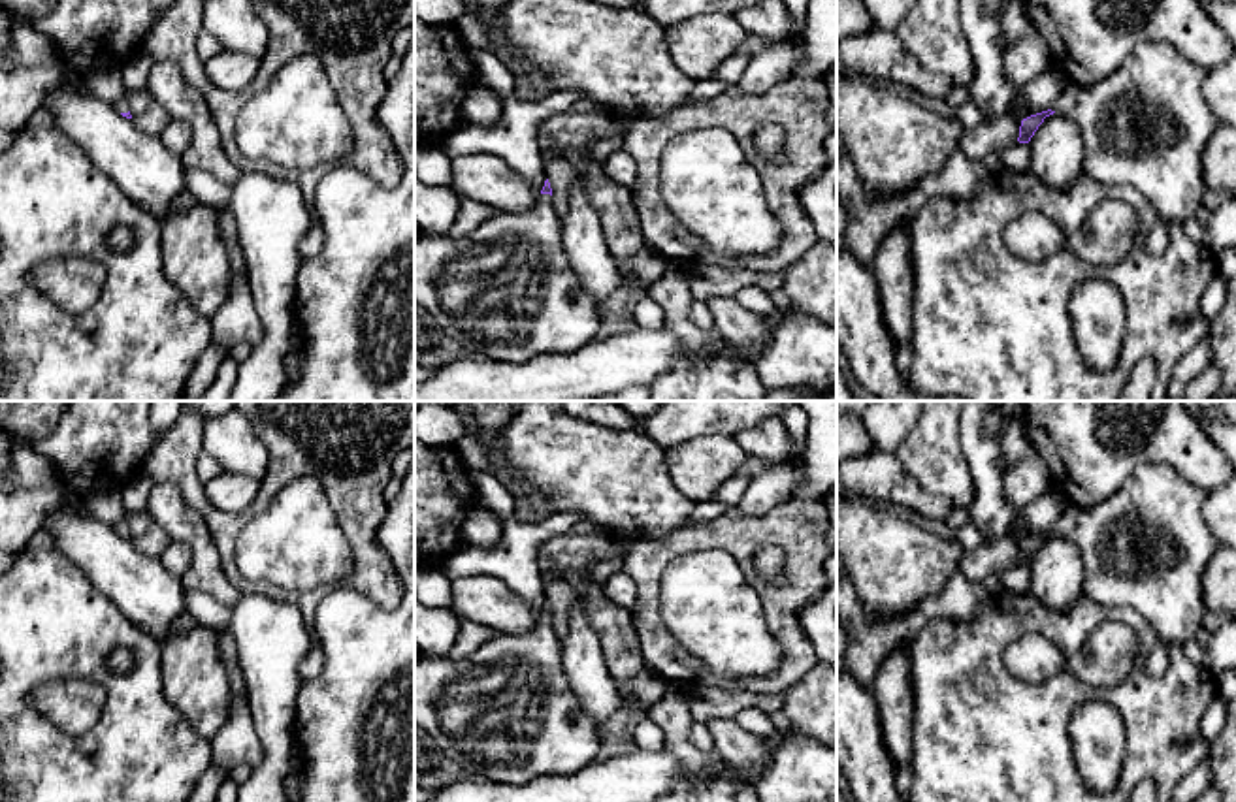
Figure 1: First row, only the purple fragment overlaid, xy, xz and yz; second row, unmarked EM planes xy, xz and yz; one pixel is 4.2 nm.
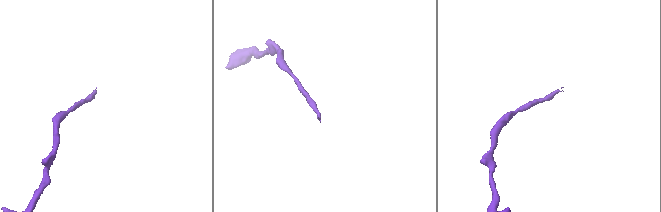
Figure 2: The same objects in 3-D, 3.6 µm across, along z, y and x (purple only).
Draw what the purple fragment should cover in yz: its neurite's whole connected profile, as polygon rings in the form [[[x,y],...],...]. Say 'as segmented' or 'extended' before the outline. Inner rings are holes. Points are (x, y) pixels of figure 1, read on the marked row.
extended | [[[1142,43],[1112,77],[1091,87],[1068,83],[1048,111],[1021,120],[1017,141],[1029,143],[1046,117],[1065,115],[1082,132],[1087,175],[1102,184],[1136,188],[1164,224],[1183,224],[1202,205],[1204,149],[1221,124],[1204,98],[1206,75],[1204,66],[1166,43]]]

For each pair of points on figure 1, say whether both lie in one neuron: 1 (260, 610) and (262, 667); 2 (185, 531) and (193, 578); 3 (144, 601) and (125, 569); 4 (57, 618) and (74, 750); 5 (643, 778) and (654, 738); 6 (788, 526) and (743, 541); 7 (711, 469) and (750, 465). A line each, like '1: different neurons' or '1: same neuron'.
1: same neuron
2: same neuron
3: same neuron
4: same neuron
5: different neurons
6: same neuron
7: different neurons

